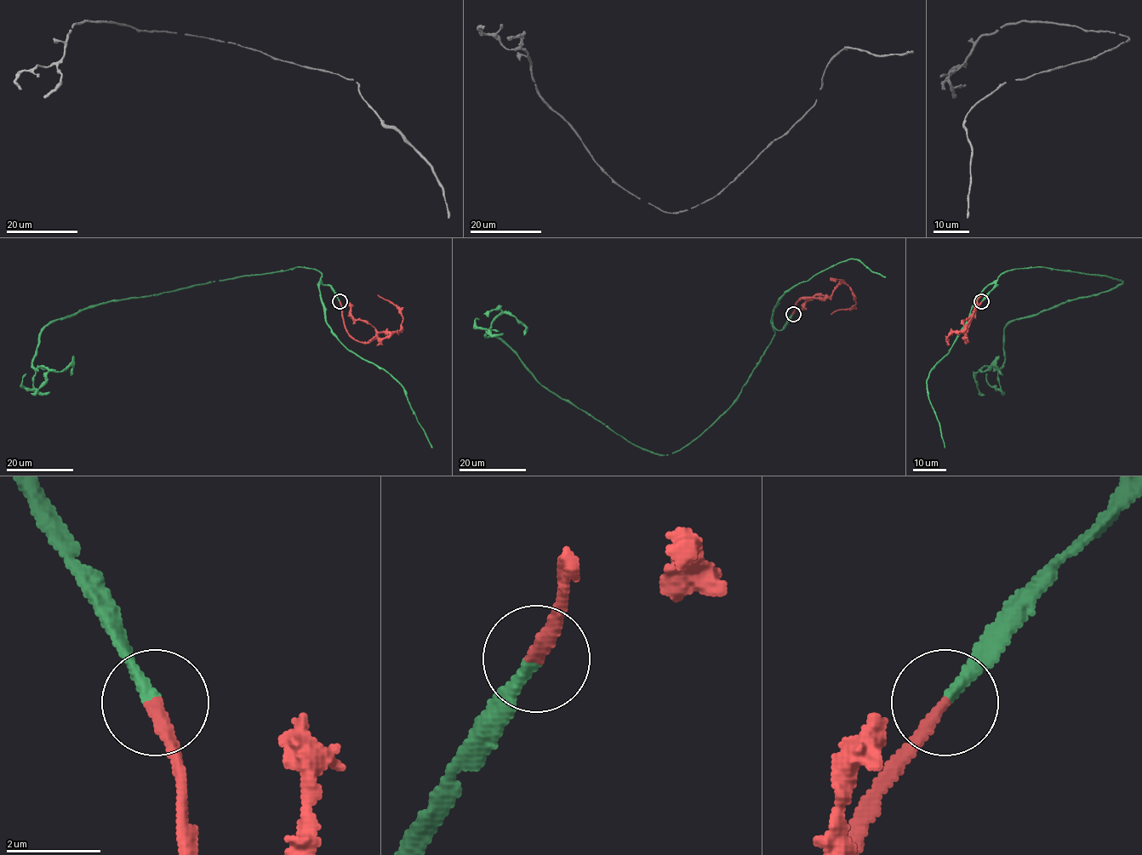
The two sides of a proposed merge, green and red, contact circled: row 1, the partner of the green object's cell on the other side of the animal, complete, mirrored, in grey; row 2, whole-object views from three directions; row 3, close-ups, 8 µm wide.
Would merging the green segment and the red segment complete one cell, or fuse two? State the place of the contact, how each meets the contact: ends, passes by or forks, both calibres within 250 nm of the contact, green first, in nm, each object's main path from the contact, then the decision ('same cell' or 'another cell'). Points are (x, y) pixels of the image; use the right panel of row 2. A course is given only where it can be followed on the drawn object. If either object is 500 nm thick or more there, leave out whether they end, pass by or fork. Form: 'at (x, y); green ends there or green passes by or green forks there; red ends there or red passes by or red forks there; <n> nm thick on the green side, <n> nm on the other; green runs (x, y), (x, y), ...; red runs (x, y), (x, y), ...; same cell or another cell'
at (981, 301); green ends there; red ends there; 240 nm thick on the green side, 280 nm on the other; green runs (981, 302), (1010, 270), (1122, 282), (1012, 321), (1005, 361), (980, 369), (994, 365), (1002, 375); red runs (981, 302), (965, 334), (965, 342), (962, 333), (951, 332), (963, 327), (982, 295); same cell

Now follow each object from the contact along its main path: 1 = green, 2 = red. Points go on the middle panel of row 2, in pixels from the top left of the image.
1: (792, 314), (737, 399), (666, 455), (545, 389), (485, 334), (503, 313), (524, 334)
2: (792, 314), (802, 298), (827, 299), (841, 283), (846, 283), (856, 304), (831, 315)

